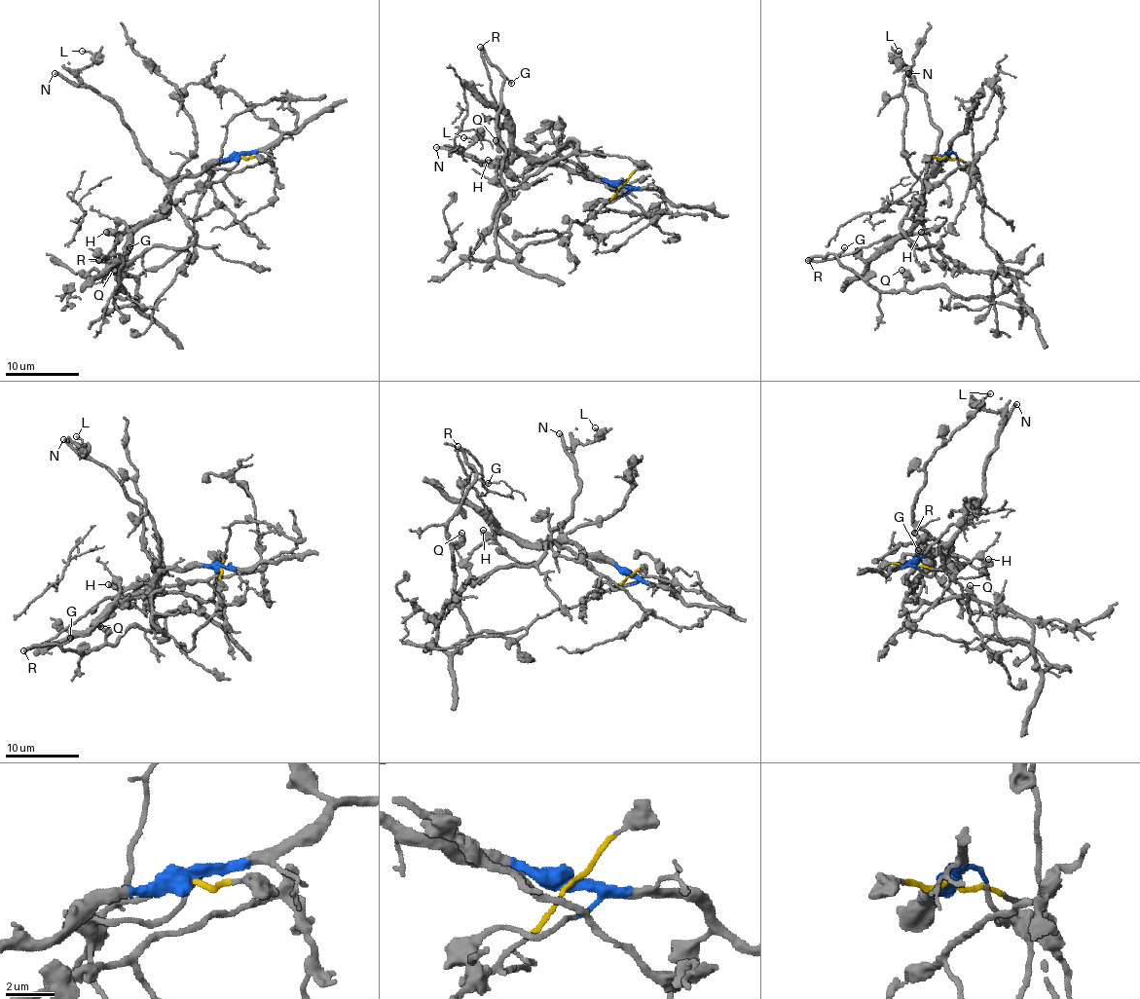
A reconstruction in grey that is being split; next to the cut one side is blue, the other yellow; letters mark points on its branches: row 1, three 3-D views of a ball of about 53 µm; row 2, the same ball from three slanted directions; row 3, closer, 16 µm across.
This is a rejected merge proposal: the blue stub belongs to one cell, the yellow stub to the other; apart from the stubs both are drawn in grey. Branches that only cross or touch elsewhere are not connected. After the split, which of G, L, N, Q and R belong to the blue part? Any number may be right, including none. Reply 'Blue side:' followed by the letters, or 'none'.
Blue side: L, N

